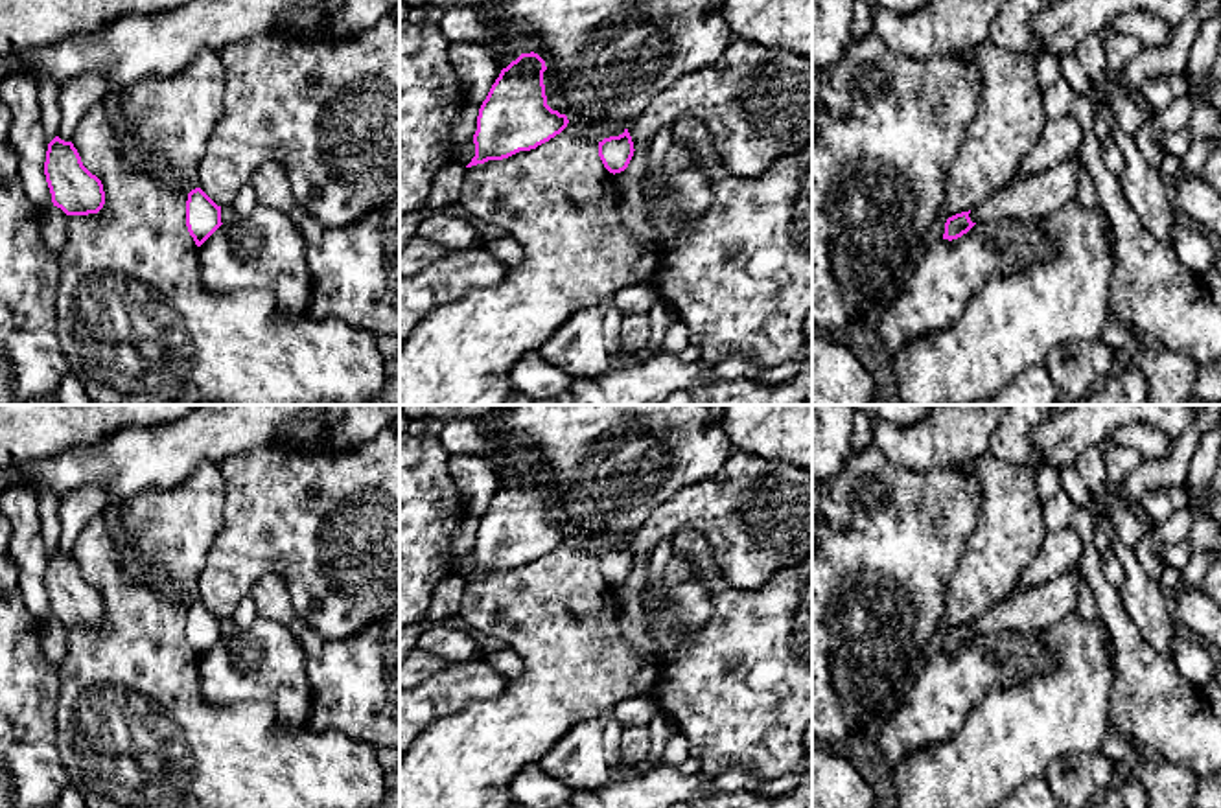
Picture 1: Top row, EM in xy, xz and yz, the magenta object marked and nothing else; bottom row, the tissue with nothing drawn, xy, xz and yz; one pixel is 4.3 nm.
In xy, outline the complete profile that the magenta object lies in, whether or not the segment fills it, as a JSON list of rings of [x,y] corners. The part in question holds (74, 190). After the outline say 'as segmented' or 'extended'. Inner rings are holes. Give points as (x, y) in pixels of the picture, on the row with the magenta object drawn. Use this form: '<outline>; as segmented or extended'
[[[55,136],[48,144],[44,175],[53,206],[66,215],[98,214],[103,208],[103,184],[83,166],[72,142]]]; as segmented

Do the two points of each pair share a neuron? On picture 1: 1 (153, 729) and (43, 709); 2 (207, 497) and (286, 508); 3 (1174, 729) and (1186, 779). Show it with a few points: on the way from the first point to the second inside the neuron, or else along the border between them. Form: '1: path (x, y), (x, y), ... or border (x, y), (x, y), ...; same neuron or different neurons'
1: border (56, 667), (59, 678), (58, 750), (61, 753); different neurons
2: border (218, 464), (223, 483), (223, 527), (214, 542); different neurons
3: border (1144, 748), (1185, 764), (1197, 777); different neurons

